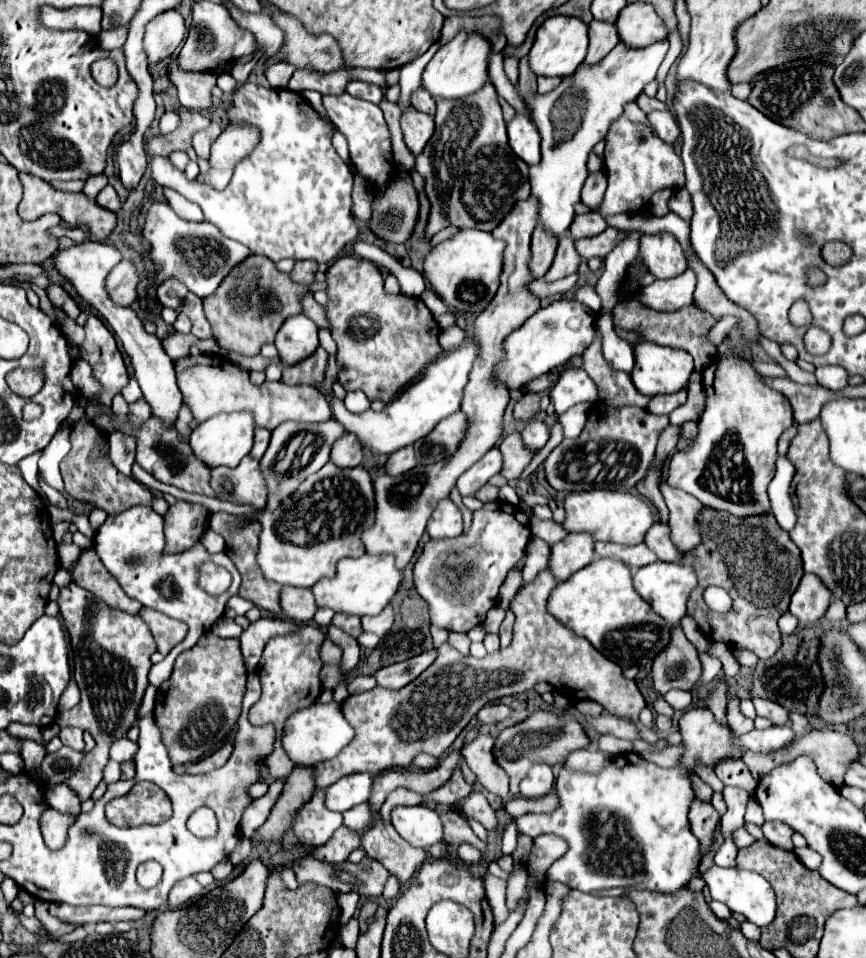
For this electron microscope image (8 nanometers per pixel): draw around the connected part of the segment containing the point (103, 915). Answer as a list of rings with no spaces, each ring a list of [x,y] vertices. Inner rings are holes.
[[[50,904],[50,914],[72,924],[98,924],[98,922],[120,922],[120,920],[140,920],[146,912],[140,908],[106,908],[106,906],[66,906]]]

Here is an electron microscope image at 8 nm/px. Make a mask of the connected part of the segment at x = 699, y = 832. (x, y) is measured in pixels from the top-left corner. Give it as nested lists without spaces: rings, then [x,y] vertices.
[[[696,798],[690,808],[690,828],[692,834],[700,840],[700,848],[702,848],[700,858],[712,848],[716,840],[718,822],[720,822],[720,814],[714,810],[714,806]]]

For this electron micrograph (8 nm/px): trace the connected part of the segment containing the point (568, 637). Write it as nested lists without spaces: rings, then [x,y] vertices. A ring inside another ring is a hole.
[[[544,570],[532,584],[520,588],[510,604],[516,622],[514,640],[508,648],[500,648],[478,660],[442,644],[434,664],[402,690],[374,686],[368,692],[348,696],[342,702],[342,714],[356,732],[354,742],[338,758],[314,766],[316,786],[328,788],[336,780],[356,772],[380,774],[390,768],[410,768],[414,756],[420,752],[442,756],[484,704],[532,690],[542,680],[552,684],[568,700],[598,700],[610,714],[636,722],[640,710],[646,706],[636,682],[626,680],[618,664],[604,658],[586,638],[576,636],[546,612],[546,598],[556,584],[556,578]]]

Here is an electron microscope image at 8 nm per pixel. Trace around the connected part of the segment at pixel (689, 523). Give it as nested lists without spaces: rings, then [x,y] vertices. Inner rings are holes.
[[[660,478],[658,488],[666,500],[666,506],[670,510],[670,540],[674,540],[674,546],[682,552],[692,550],[700,544],[700,530],[696,526],[696,514],[702,510],[702,502],[682,490],[670,488],[666,480]]]

